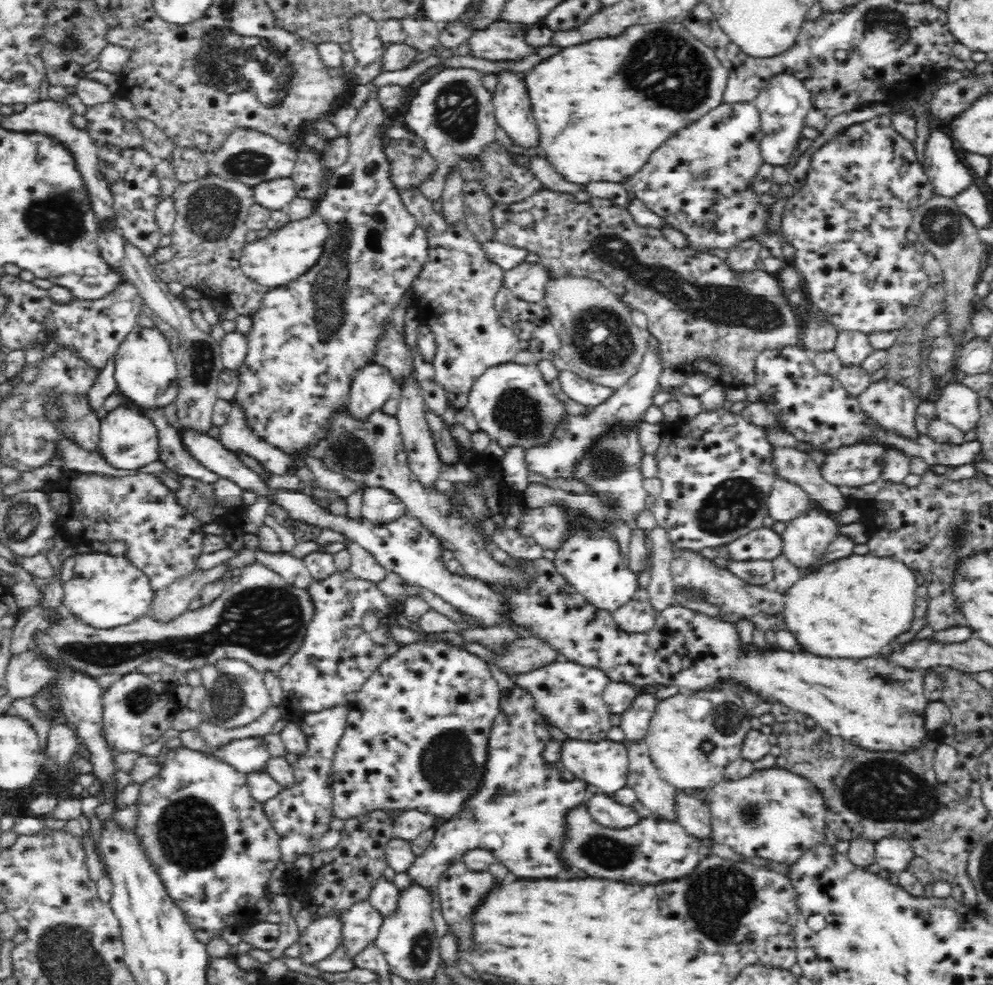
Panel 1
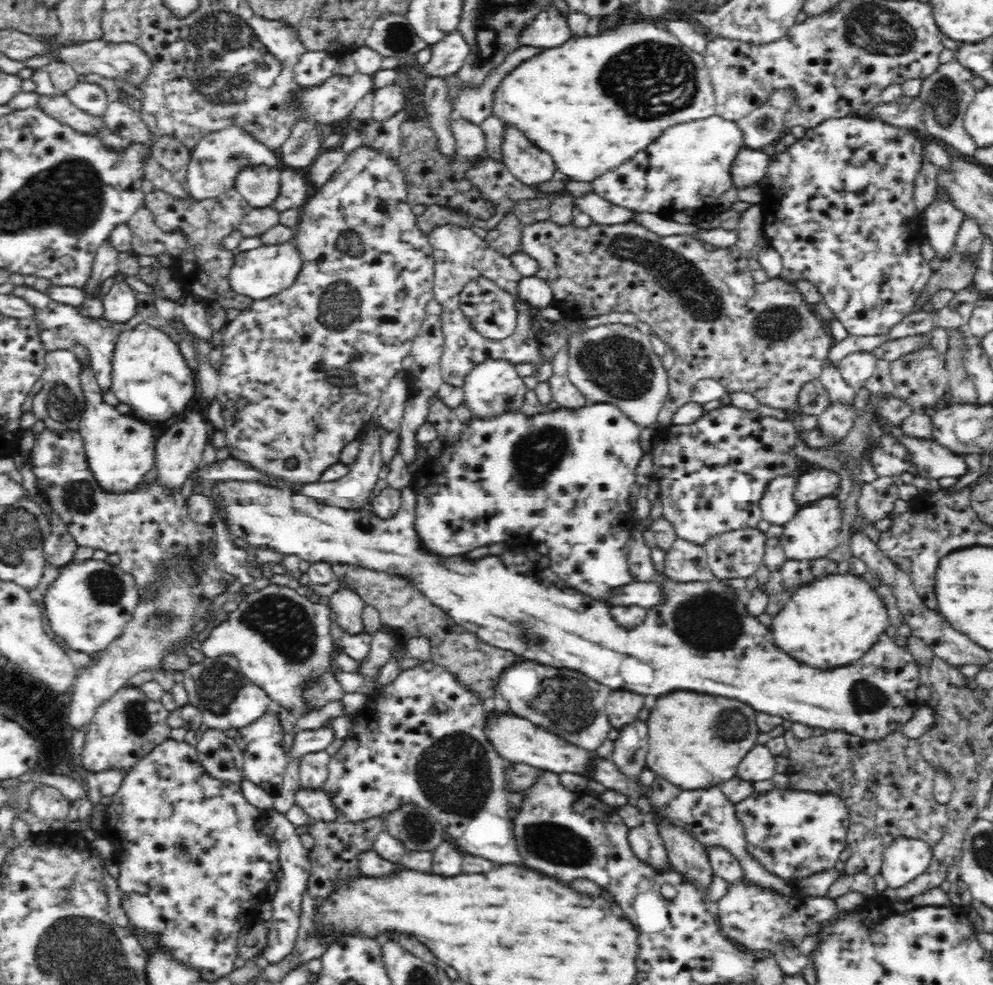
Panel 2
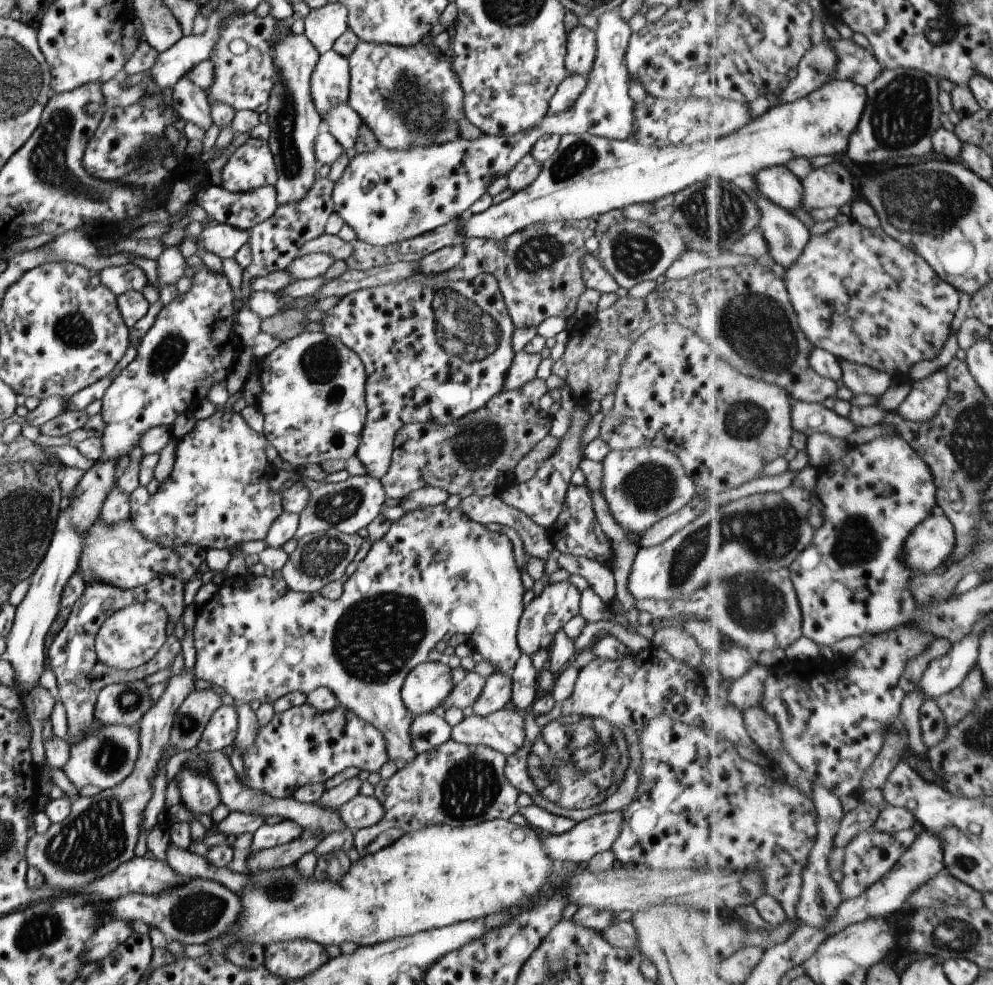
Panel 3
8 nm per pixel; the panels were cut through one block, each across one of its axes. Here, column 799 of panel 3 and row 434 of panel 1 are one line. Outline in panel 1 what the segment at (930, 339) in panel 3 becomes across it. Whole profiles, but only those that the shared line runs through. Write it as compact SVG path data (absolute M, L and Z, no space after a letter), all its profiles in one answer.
M371 85L369 97L355 107L347 137L348 158L342 166L329 171L328 192L316 209L333 223L334 234L326 244L326 254L301 278L265 294L262 306L252 317L246 362L234 376L239 382L236 397L244 405L250 425L271 445L286 453L300 453L306 443L318 436L322 423L336 409L348 406L351 376L360 365L374 361L373 346L379 326L398 306L406 288L410 287L409 282L427 260L424 229L408 214L388 178L380 133L386 108L380 101L380 90Z

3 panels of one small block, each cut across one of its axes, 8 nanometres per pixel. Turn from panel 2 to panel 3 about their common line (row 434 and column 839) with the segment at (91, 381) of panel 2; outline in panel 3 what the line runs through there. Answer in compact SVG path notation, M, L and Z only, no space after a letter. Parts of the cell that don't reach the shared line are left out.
M832 79L816 92L795 103L776 105L764 116L754 119L746 128L728 137L700 141L696 143L679 143L662 148L645 147L628 140L597 137L590 133L562 135L554 154L542 165L538 178L530 186L515 192L507 200L491 205L485 211L460 218L461 233L465 240L480 237L486 240L504 240L511 234L546 221L560 222L597 218L600 214L614 208L623 209L629 204L640 204L660 200L668 194L680 194L687 186L710 179L730 182L748 182L763 170L774 167L786 167L794 159L814 158L814 156L832 155L848 152L853 134L861 126L869 106L869 89L854 81Z

